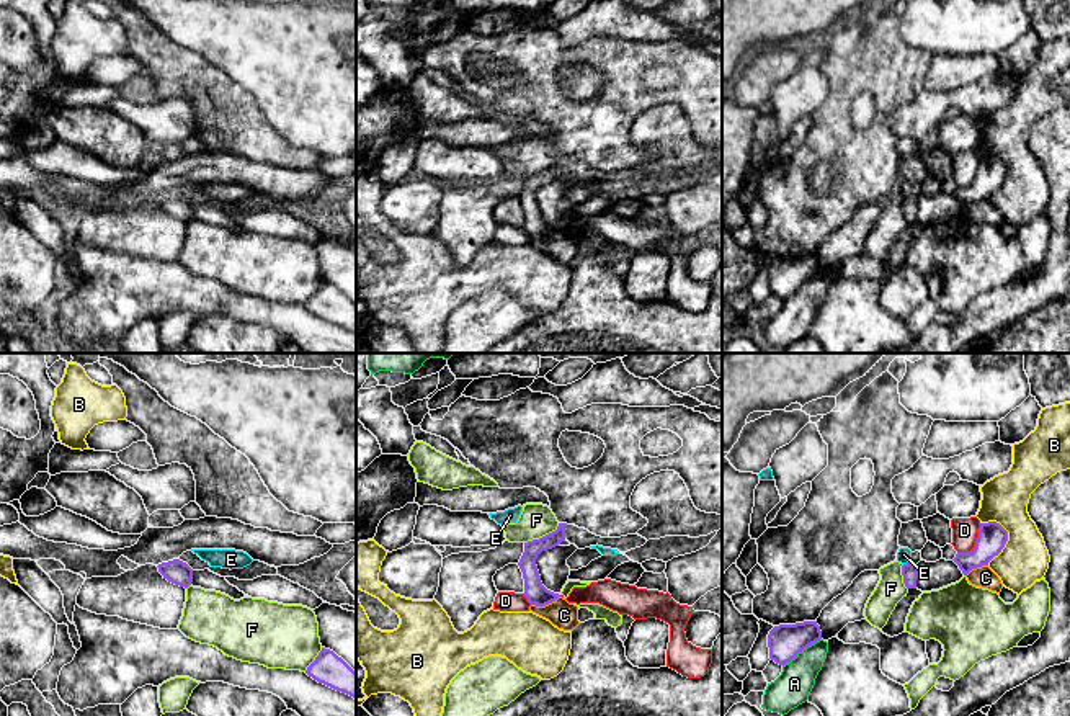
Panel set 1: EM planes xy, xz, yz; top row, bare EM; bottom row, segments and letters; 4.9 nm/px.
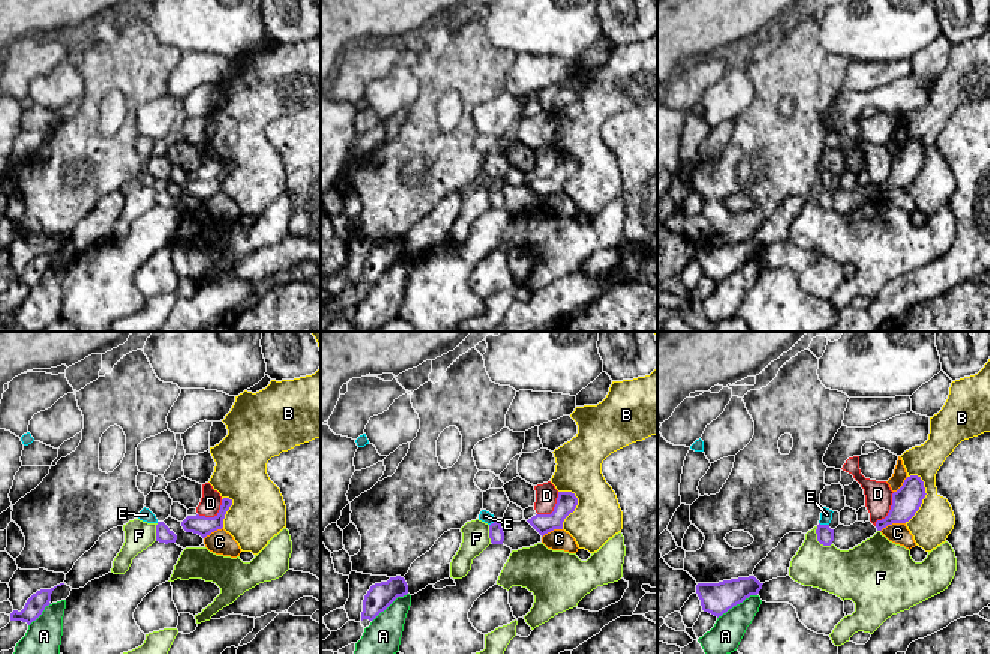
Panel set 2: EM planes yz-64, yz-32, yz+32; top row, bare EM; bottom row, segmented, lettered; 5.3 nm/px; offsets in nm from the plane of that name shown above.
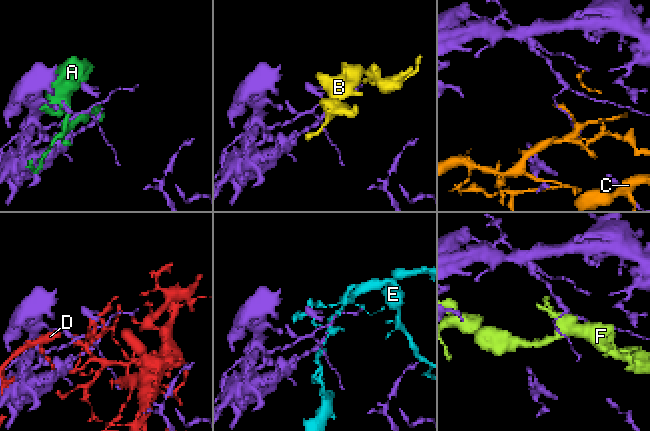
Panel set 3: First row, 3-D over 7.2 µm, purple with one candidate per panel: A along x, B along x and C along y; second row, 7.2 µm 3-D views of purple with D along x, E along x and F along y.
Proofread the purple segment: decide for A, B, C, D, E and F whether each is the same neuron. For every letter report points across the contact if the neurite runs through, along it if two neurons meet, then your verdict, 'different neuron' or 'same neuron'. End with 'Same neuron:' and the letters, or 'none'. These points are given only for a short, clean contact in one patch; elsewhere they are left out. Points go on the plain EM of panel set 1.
A: different neuron
B: different neuron
C: different neuron
D: different neuron
E: different neuron
F: different neuron
Same neuron: none

